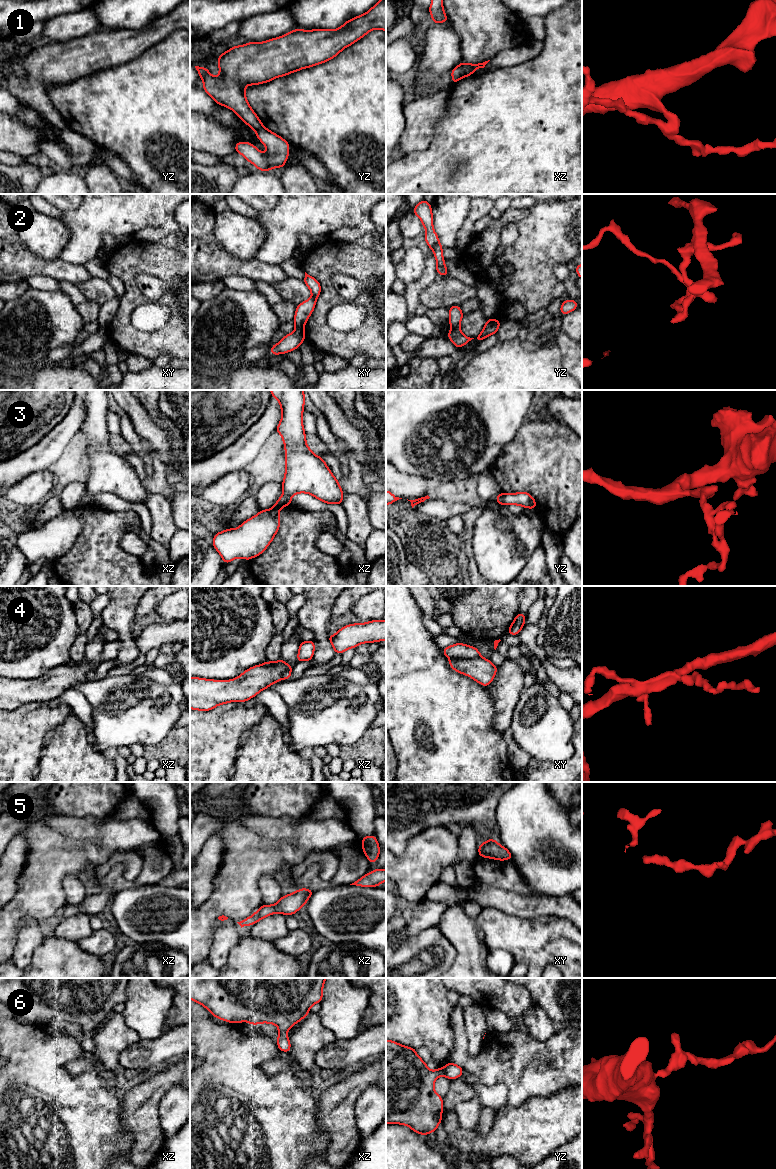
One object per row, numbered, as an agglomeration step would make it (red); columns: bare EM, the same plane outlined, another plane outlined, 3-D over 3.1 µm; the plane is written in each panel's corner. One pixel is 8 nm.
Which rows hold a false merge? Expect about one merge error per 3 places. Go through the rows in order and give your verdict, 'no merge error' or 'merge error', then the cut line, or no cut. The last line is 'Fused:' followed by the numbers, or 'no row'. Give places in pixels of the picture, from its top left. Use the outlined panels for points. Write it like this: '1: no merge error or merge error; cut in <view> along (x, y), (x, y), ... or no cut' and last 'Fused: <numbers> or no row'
1: merge error; cut in xz along (459, 64), (472, 73)
2: merge error; cut in xy along (296, 326), (303, 328)
3: no merge error; no cut
4: no merge error; no cut
5: no merge error; no cut
6: no merge error; no cut
Fused: 1, 2

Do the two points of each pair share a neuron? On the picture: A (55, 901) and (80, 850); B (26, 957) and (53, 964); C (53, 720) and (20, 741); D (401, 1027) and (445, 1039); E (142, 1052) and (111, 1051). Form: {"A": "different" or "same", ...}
{"A": "same", "B": "different", "C": "same", "D": "same", "E": "different"}

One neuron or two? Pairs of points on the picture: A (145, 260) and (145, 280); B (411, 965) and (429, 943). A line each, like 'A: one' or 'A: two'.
A: two
B: one

